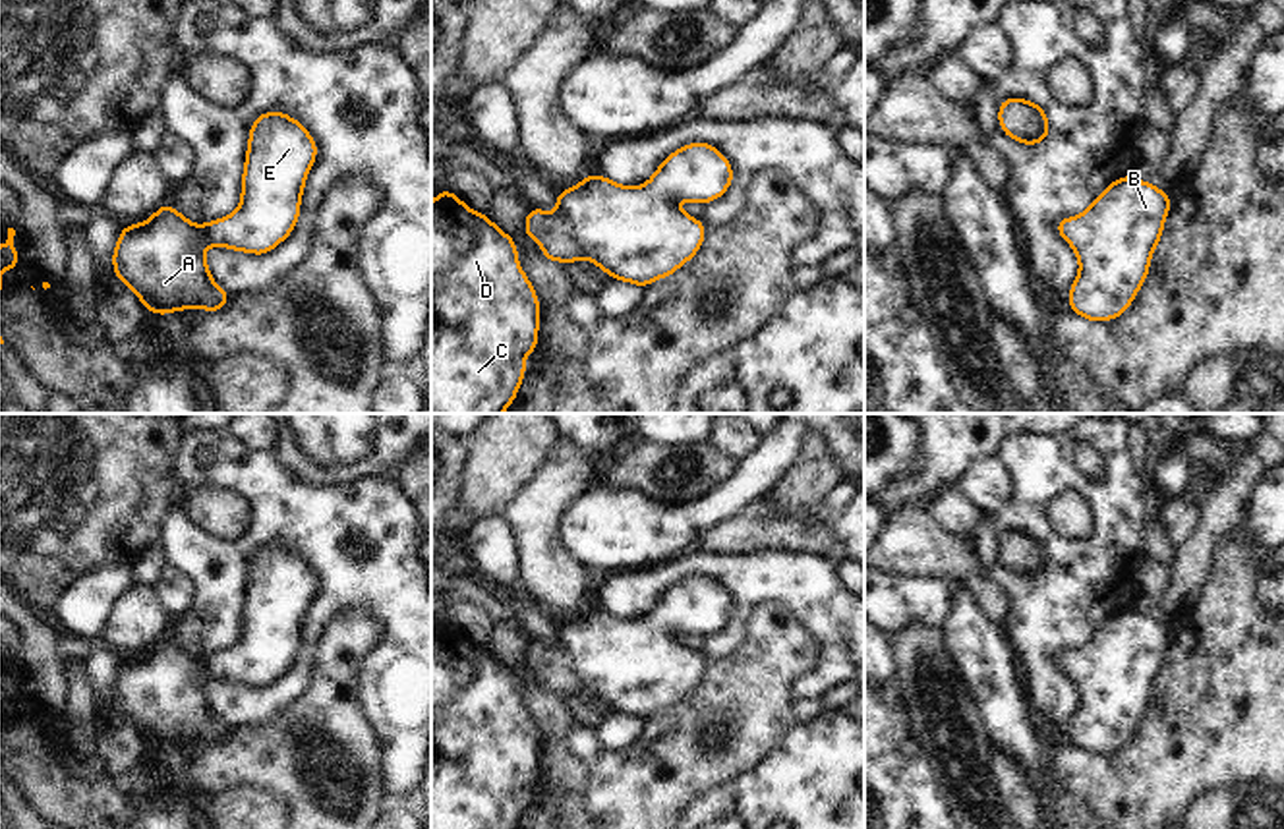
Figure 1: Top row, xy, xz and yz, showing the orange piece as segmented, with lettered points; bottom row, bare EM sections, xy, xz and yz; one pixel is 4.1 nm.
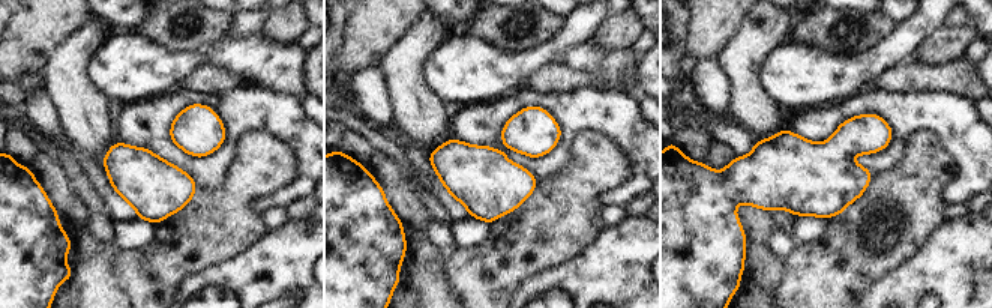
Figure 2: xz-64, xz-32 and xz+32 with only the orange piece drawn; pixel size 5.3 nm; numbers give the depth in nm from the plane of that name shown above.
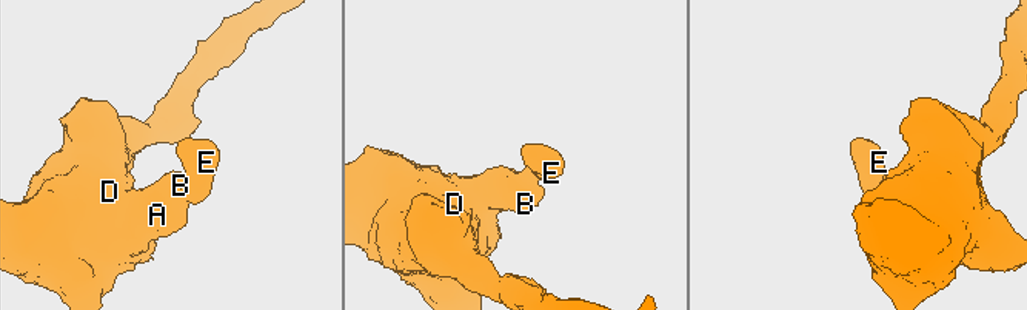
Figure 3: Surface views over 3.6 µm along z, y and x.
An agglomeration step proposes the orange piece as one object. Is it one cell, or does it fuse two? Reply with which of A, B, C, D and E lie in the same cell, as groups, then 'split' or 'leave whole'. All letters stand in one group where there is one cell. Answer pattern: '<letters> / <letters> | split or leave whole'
A B C D E | leave whole

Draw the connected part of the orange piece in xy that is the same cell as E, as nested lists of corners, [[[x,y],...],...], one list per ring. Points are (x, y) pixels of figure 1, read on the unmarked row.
[[[284,545],[257,549],[249,562],[240,640],[215,655],[193,659],[184,647],[164,636],[149,653],[126,659],[114,680],[114,705],[133,723],[147,746],[166,748],[186,740],[219,744],[230,729],[215,717],[203,686],[209,678],[263,688],[292,667],[307,605],[317,589],[317,578],[304,557]]]

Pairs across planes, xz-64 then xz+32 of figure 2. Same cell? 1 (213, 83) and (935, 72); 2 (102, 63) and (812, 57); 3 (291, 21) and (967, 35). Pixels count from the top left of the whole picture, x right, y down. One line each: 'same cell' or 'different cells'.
1: same cell
2: same cell
3: same cell

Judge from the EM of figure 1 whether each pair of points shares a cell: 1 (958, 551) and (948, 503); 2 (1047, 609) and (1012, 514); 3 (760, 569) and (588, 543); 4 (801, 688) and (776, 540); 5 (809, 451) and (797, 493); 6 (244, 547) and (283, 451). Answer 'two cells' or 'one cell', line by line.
1: two cells
2: one cell
3: two cells
4: two cells
5: two cells
6: two cells

